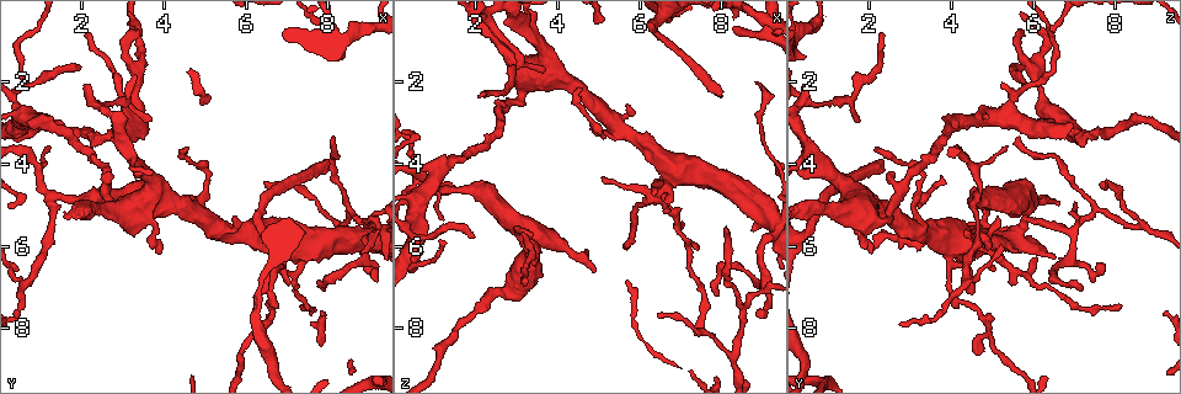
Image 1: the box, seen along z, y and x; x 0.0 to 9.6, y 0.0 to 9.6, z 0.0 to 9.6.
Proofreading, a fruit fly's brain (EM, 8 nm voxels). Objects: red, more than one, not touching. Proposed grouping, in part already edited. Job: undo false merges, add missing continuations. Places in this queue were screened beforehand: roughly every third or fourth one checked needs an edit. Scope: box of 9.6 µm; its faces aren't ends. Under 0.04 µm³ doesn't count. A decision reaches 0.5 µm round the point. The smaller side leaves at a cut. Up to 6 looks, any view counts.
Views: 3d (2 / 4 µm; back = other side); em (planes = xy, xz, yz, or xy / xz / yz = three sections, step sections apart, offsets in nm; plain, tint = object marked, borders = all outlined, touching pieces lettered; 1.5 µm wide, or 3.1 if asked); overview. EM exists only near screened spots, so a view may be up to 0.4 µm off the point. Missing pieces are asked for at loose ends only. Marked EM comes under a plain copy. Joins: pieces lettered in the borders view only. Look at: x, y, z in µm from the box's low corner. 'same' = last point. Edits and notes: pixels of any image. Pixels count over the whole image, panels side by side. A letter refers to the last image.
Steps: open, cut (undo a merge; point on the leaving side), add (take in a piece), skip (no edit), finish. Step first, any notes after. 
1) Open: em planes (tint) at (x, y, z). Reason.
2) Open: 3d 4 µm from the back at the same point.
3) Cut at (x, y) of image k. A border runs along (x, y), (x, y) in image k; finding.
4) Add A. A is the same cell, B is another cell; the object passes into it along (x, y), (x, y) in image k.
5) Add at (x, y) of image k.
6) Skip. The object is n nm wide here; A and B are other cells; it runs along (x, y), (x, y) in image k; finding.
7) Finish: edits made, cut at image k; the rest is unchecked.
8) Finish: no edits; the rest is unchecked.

Open: em planes (tint) at (6.60, 5.35, 5.15). Tapers out.

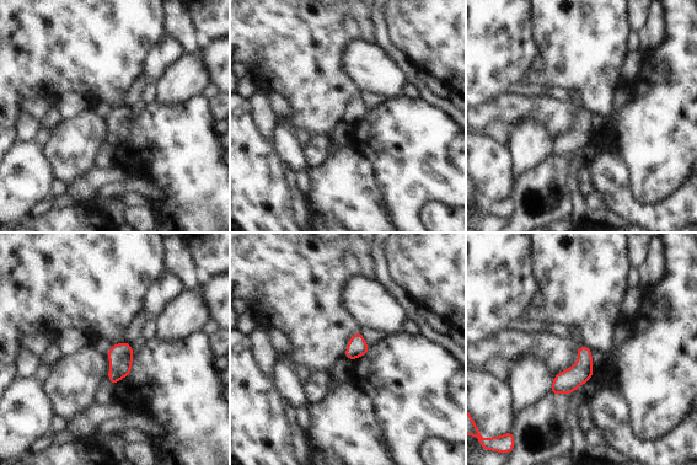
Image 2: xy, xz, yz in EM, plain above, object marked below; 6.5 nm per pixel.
Open: em planes (borders) at the same point. See the neighbours.

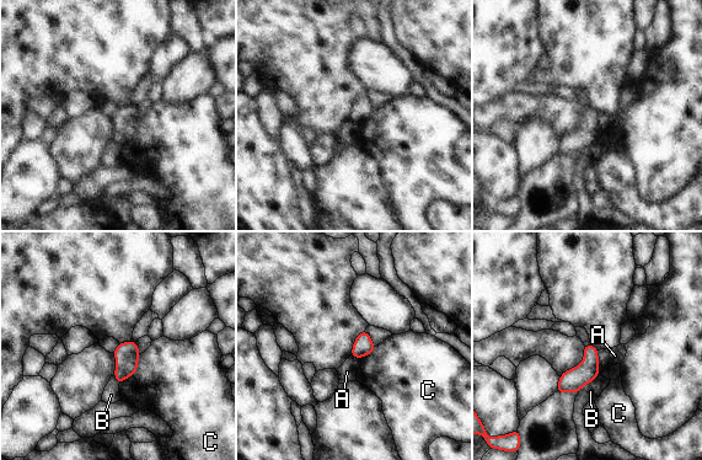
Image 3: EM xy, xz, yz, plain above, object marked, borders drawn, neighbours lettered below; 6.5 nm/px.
Skip. The longest contact is with B, 190 nm; A, B and C are other cells; a border runs along (598, 351), (598, 369), (600, 372) in image 3; none of them fits.

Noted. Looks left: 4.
Open: 3d 2 µm at (6.65, 7.20, 4.05). Sharp bend.

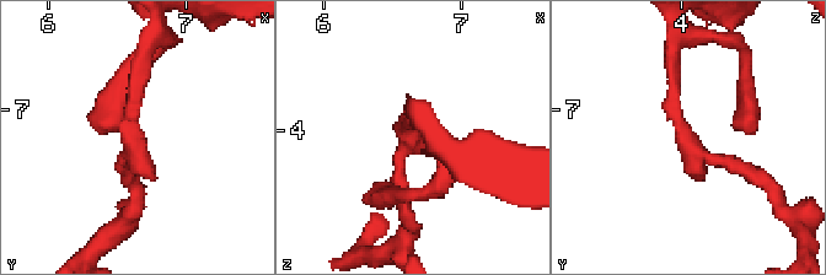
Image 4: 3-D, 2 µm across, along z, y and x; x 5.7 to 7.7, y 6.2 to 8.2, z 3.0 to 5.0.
Open: em planes (tint) at (6.60, 7.24, 4.02). Shape alone is not enough.

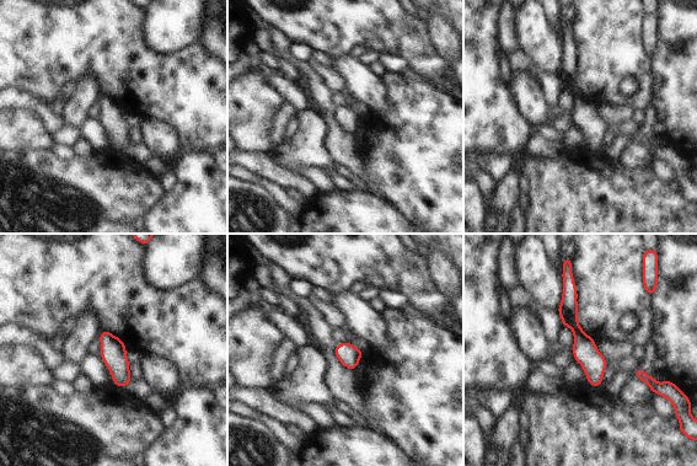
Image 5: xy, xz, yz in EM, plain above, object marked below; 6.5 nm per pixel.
Open: em planes (borders) at the same point.

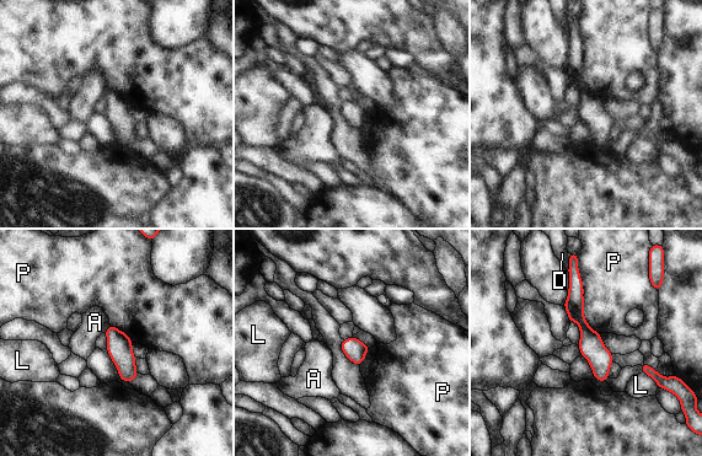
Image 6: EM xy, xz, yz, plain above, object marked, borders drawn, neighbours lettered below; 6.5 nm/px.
Skip. The object is 140 nm wide here; A, D, L and P are other cells; it runs along (574, 274), (575, 314), (603, 377) in image 6; continuous, no second neuron.

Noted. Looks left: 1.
Finish: no edits; the rest is unchecked.

